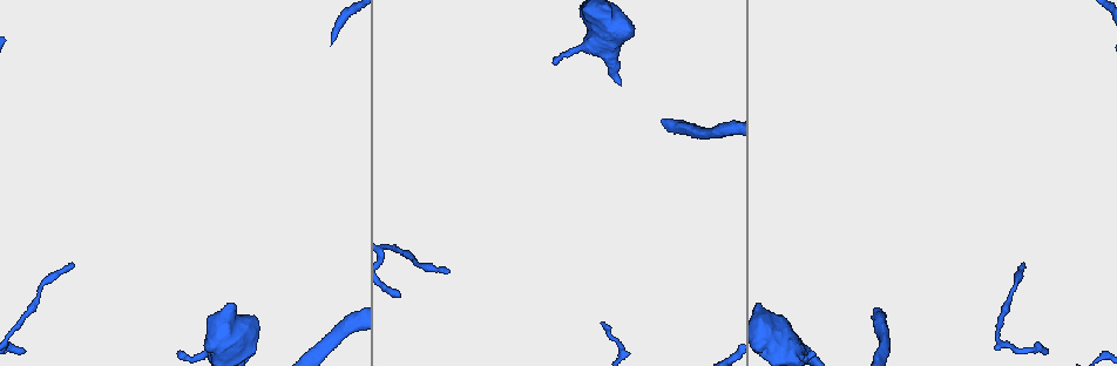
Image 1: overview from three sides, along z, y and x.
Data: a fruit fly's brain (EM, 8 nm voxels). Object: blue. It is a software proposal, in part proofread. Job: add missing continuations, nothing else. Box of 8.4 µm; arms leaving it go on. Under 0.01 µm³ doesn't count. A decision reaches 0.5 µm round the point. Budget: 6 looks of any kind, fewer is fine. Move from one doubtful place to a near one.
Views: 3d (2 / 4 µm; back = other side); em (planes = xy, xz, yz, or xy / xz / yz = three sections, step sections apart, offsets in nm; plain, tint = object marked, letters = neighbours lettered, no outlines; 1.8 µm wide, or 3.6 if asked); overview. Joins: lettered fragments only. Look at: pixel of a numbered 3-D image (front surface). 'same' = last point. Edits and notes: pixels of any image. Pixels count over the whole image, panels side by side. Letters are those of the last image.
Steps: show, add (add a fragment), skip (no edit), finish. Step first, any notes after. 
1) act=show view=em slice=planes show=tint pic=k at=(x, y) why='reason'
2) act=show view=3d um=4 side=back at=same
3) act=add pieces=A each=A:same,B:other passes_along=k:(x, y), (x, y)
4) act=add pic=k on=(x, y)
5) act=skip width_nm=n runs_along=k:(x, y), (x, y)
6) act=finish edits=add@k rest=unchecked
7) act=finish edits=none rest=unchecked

act=show view=3d um=2 pic=1 at=(1047, 351) why='end of a long branch'

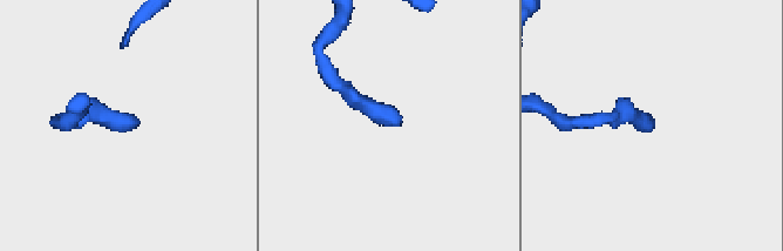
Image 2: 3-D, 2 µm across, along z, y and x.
act=show view=em slice=yz step=8 show=letters pic=2 at=(394, 126) why='now the EM'

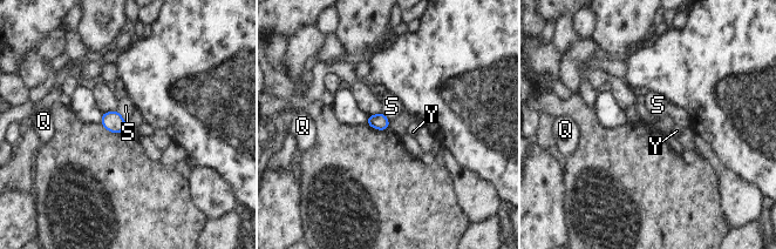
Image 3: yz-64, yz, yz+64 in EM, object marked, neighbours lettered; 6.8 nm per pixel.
act=skip width_nm=110 each=Q:other,S:other,Y:other border=3:(117, 109), (126, 120) found='no lettered fragment goes on from it'

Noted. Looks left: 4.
act=show view=em slice=xz step=16 show=letters pic=1 at=(73, 267) why='tapers out'

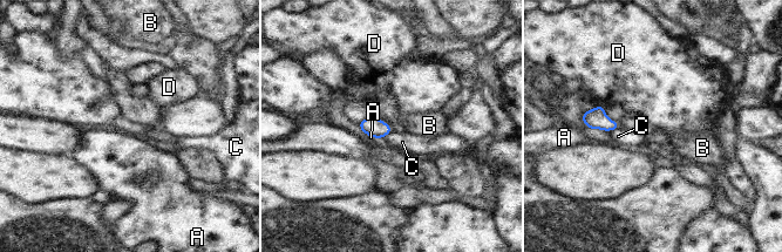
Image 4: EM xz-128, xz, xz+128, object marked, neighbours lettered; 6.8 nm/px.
act=skip width_nm=140 each=A:other,B:other,C:other,D:other border=4:(392, 130), (379, 140) found='no lettered fragment goes on from it'

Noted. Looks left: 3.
act=show view=3d um=4 pic=1 at=(607, 19)

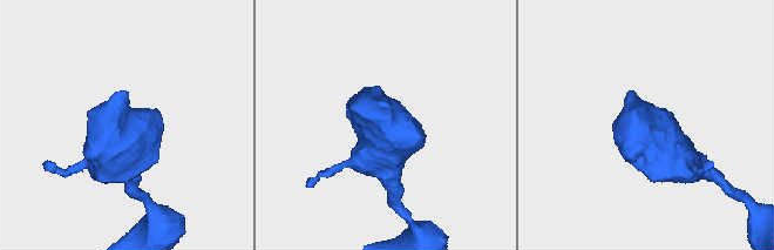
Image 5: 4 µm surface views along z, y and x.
act=show view=em um=3.6 slice=planes show=tint pic=5 at=(123, 132)

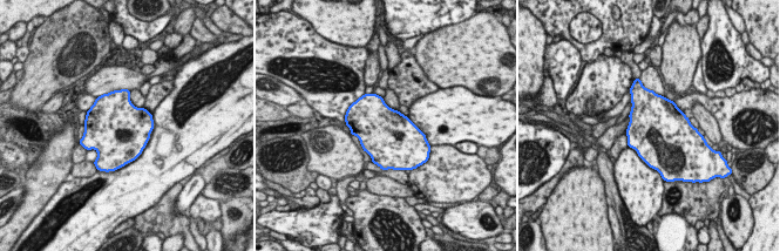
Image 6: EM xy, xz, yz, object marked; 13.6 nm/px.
act=show view=em um=3.6 slice=planes show=letters at=same why='see the neighbours'

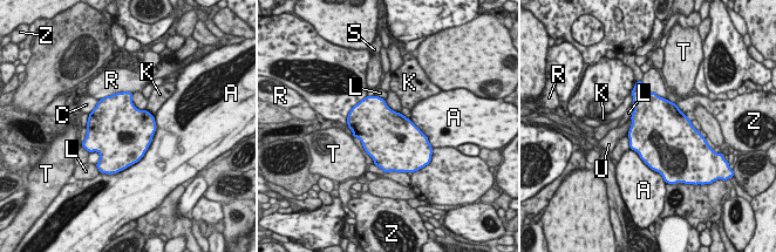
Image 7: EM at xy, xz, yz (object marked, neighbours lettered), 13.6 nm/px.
act=skip each=A:other,C:other,K:other,L:other,R:other,S:other,T:other,U:other,Z:other border=7:(131, 93), (131, 102), (144, 110) found='none of them fits'

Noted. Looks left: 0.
act=finish edits=none rest=unchecked

